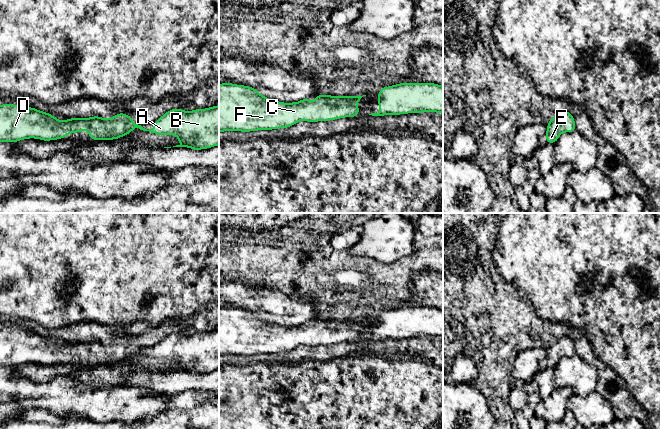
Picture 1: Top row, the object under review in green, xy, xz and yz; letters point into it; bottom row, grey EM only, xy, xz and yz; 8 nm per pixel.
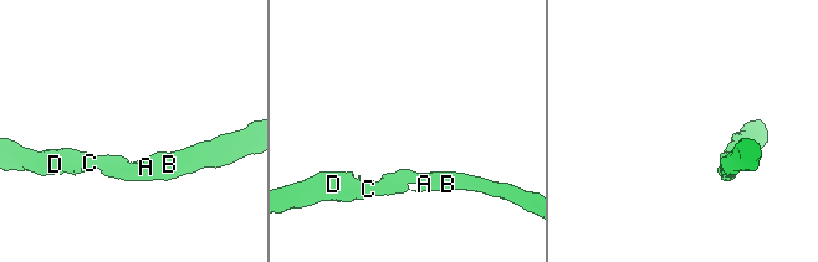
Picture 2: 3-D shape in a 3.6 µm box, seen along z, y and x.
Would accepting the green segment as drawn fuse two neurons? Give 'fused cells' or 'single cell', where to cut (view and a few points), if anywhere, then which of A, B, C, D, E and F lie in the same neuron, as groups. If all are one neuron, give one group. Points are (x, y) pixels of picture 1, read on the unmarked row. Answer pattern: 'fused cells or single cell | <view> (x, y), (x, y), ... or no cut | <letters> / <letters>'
single cell | no cut | A B C D E F

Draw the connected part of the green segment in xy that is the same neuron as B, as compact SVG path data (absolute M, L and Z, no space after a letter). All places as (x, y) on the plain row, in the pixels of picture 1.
M2 328L0 329L0 366L14 367L29 362L43 365L58 364L66 362L69 357L82 356L84 353L89 357L91 364L114 364L128 359L134 352L139 352L156 359L176 359L181 368L173 371L187 371L197 375L219 369L219 329L206 333L196 332L189 336L179 332L171 333L156 344L154 352L149 354L136 347L133 348L133 343L133 339L128 341L127 337L117 337L108 343L92 340L90 342L70 342L60 345L53 339L33 331Z

